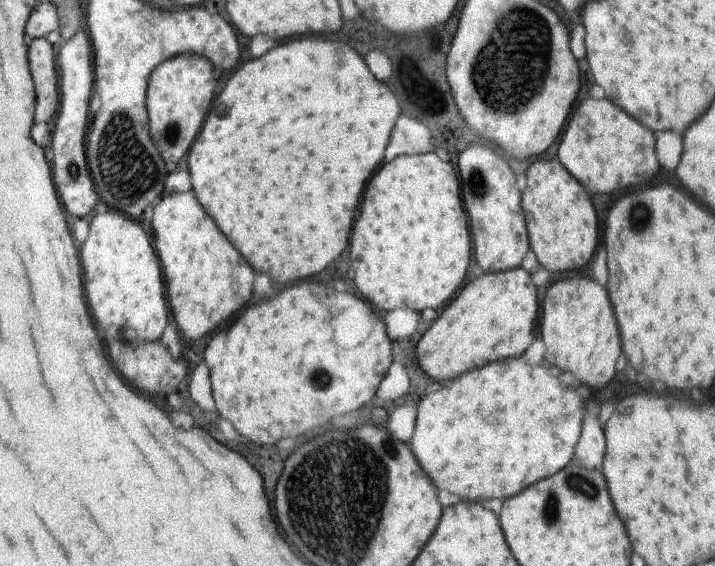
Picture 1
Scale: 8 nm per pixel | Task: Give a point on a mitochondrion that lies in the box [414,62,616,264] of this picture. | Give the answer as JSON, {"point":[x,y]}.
{"point":[476,175]}

